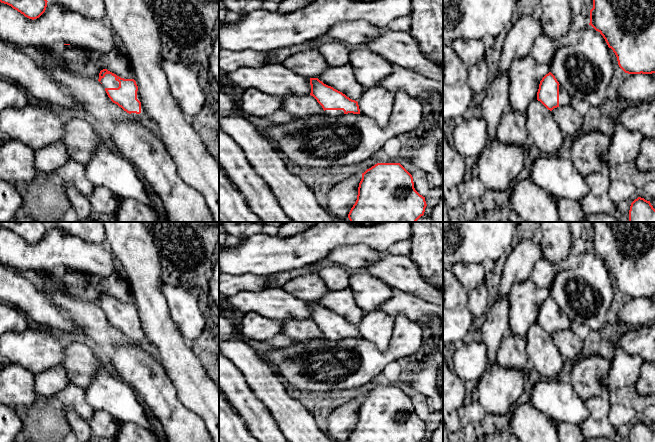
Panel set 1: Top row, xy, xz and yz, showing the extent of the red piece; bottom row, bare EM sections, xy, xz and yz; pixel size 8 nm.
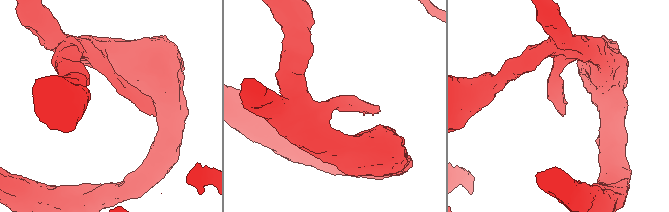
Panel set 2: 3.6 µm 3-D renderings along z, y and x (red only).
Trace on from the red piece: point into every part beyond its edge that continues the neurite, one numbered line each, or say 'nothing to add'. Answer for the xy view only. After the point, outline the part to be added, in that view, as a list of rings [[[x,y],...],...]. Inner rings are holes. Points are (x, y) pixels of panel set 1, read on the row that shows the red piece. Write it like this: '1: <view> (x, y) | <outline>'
1: xy (108, 81) | [[[106,74],[100,81],[104,88],[118,88],[119,82],[115,80],[115,77],[111,74]]]

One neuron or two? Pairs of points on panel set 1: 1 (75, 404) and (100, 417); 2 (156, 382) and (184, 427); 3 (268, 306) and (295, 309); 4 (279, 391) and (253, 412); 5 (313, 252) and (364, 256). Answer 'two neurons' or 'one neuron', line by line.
1: one neuron
2: one neuron
3: one neuron
4: two neurons
5: two neurons

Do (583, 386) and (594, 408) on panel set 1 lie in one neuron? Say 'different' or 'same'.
same

